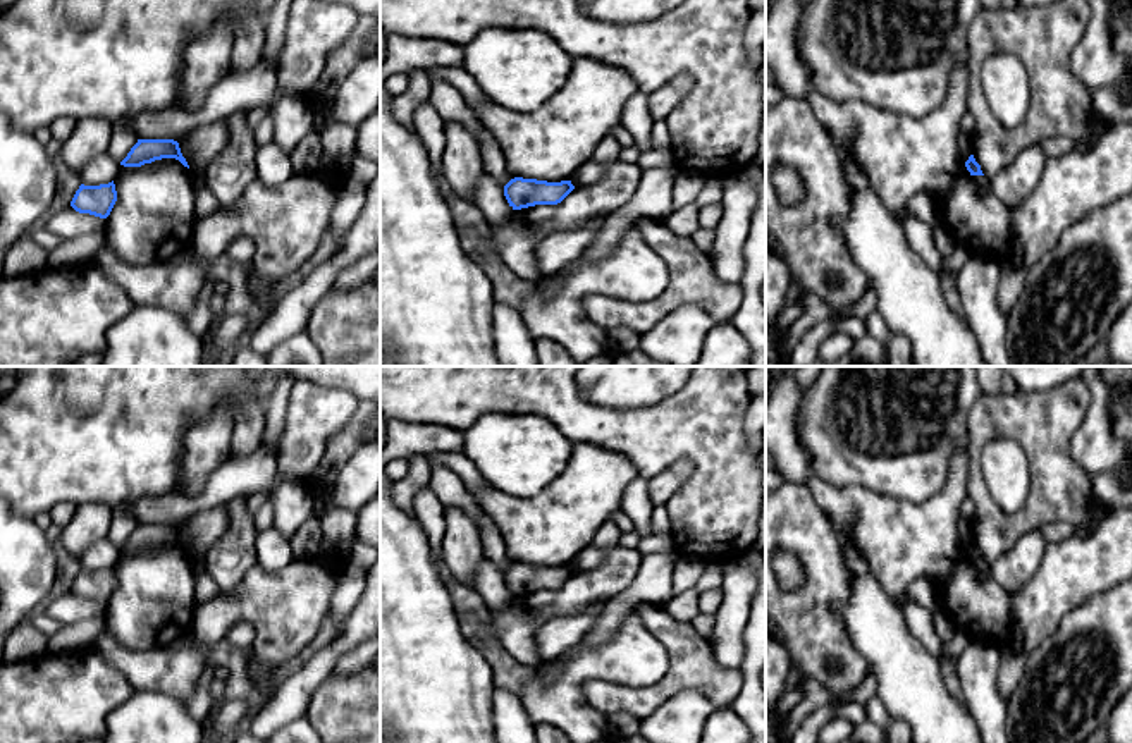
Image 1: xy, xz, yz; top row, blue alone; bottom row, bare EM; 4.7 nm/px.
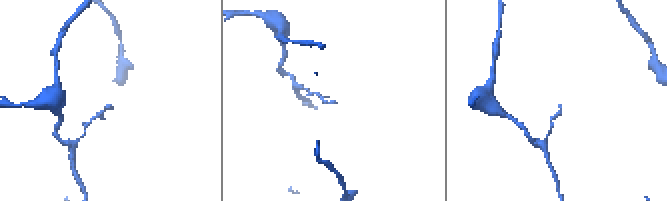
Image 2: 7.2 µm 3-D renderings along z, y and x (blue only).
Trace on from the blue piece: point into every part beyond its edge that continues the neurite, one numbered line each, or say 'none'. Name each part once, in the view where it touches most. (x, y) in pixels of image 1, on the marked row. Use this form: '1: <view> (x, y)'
none

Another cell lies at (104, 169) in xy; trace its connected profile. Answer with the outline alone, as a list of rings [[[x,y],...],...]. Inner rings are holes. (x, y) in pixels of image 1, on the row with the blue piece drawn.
[[[103,153],[84,165],[79,172],[79,181],[84,186],[100,186],[115,181],[120,165],[108,155]]]

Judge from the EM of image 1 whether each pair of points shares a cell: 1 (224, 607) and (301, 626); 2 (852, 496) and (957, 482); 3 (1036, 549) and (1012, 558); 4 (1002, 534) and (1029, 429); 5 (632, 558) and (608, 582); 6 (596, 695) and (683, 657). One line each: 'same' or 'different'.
1: same
2: same
3: same
4: same
5: same
6: same

